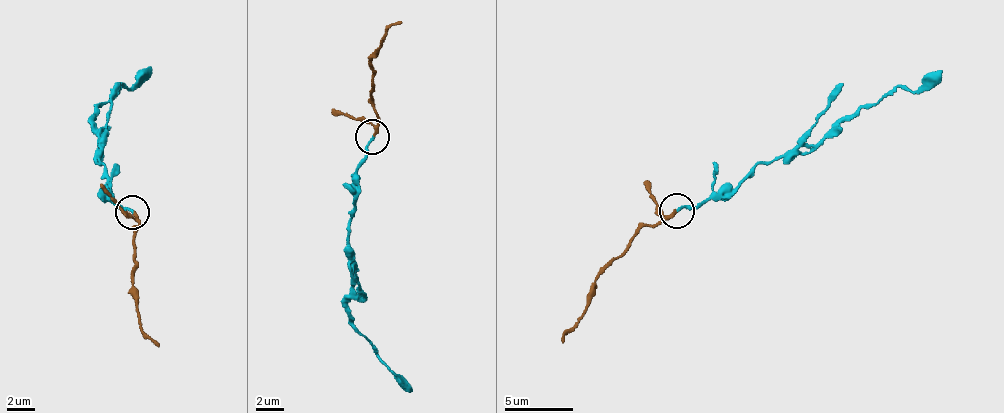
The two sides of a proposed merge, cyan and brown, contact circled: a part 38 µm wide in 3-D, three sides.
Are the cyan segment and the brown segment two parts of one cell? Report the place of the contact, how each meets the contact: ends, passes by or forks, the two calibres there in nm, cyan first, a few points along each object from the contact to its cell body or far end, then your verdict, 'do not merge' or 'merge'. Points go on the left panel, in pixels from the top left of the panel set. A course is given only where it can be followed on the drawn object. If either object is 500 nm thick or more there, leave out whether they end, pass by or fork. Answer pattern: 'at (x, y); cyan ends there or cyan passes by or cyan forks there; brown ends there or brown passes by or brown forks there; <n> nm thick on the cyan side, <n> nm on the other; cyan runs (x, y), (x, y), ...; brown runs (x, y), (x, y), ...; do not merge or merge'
at (132, 212); cyan ends there; brown passes by; 190 nm thick on the cyan side, 200 nm on the other; cyan runs (133, 213), (111, 198), (97, 156), (92, 117), (119, 85), (131, 88), (150, 67); brown runs (133, 213), (139, 228), (133, 280), (140, 328), (159, 346); merge

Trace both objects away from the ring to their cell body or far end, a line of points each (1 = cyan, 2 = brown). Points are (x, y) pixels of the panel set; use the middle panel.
1: (373, 137), (357, 168), (357, 189), (348, 222), (350, 267), (347, 314), (376, 354), (410, 392)
2: (373, 137), (376, 103), (371, 60), (379, 53), (382, 37), (402, 23)

